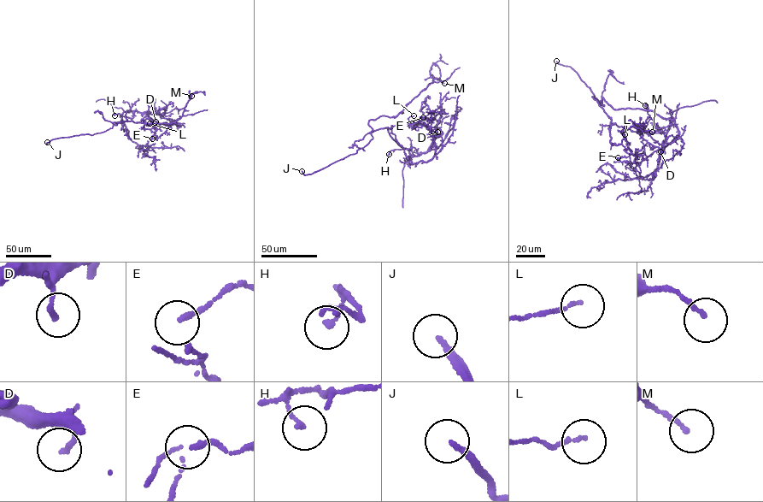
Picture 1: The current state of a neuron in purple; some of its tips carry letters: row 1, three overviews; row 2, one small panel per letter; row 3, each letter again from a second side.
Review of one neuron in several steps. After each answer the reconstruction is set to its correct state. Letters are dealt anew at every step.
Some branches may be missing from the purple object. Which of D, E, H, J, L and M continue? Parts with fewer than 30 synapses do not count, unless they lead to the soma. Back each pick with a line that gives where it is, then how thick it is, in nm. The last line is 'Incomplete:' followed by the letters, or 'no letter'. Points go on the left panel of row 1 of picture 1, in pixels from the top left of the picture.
J: Place: (47, 142). Thickness 220 nm
Incomplete: J

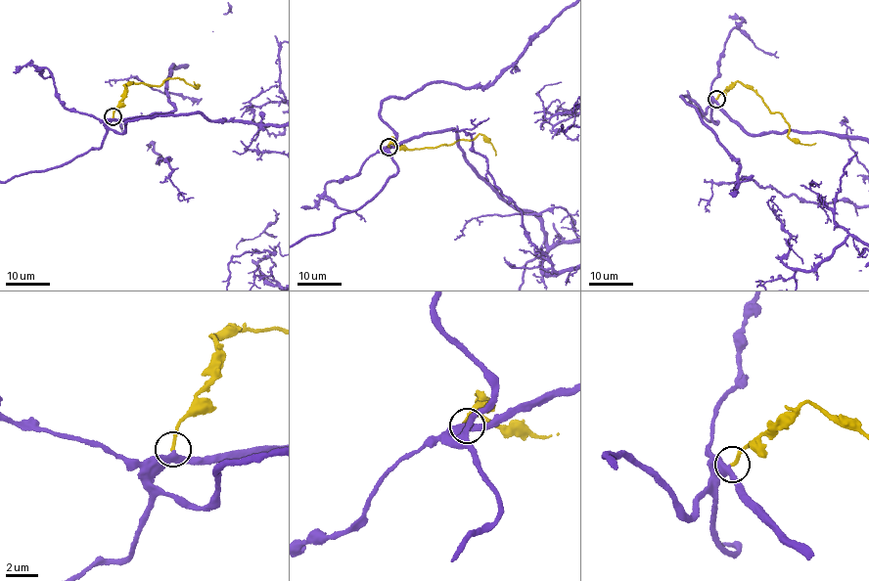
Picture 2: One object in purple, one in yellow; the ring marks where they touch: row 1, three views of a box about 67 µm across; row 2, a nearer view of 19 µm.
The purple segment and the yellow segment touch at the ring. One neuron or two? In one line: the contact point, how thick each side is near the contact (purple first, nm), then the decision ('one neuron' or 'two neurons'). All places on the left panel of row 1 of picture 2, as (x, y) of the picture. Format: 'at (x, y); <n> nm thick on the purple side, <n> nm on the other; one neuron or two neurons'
at (113, 116); 400 nm thick on the purple side, 220 nm on the other; one neuron

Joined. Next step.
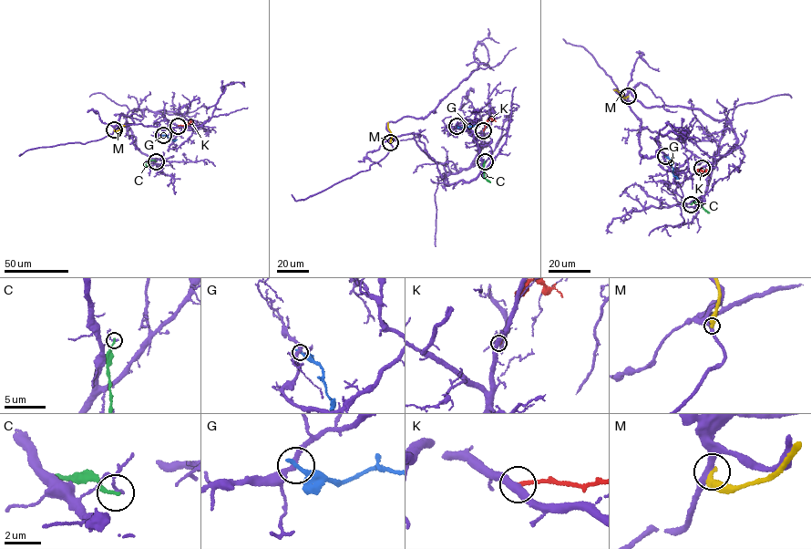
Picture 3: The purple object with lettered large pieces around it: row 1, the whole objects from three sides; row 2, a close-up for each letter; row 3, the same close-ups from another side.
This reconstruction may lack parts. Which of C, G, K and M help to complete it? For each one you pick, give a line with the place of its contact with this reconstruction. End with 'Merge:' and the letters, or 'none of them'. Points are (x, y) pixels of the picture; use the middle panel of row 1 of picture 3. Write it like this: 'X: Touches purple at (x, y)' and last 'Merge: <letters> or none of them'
Merge: none of them

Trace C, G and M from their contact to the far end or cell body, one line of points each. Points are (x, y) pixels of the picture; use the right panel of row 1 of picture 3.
C: (691, 203), (697, 201), (709, 212)
G: (665, 156), (671, 160), (672, 172), (679, 179)
M: (628, 96), (623, 98), (614, 90)

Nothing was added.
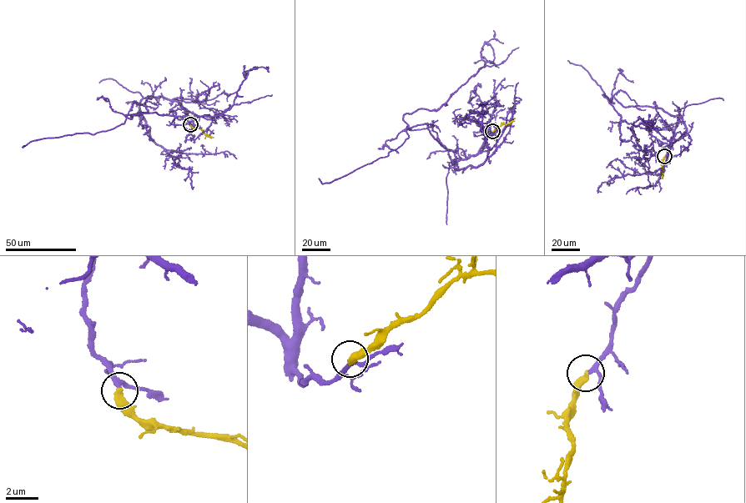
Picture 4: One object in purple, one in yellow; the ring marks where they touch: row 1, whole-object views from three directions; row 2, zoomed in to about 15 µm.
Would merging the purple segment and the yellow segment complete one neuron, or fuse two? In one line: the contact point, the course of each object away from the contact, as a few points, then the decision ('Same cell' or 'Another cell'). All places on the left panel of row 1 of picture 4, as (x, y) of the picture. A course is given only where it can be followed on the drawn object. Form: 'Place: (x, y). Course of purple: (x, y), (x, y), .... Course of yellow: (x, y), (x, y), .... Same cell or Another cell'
Place: (190, 124). Course of purple: (190, 124), (185, 108), (161, 96), (148, 96), (148, 111), (126, 117), (219, 115), (257, 67), (247, 73). Course of yellow: (190, 124), (214, 138). Same cell

